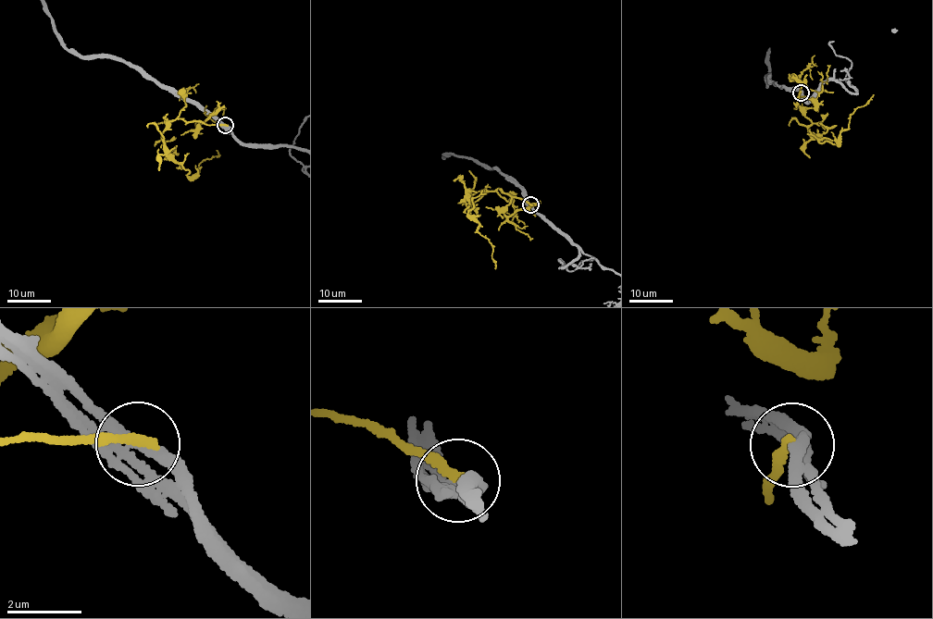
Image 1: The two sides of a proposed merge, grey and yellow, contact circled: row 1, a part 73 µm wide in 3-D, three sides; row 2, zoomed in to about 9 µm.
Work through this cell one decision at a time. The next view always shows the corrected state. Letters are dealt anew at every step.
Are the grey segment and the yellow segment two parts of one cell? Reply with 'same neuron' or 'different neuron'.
different neuron

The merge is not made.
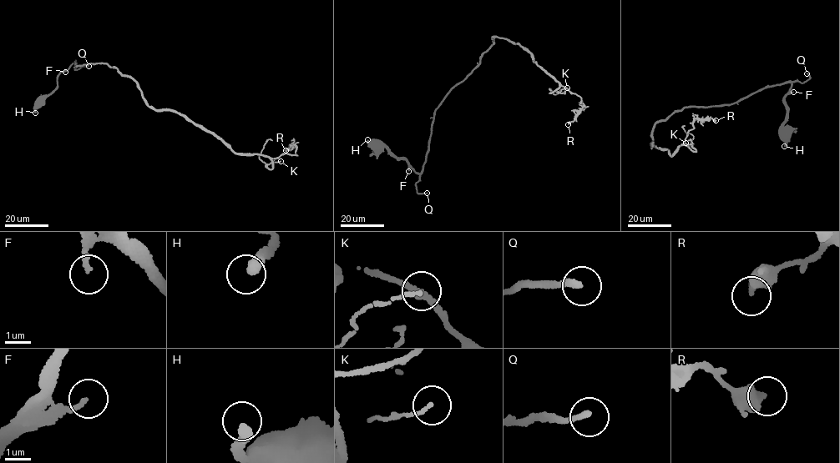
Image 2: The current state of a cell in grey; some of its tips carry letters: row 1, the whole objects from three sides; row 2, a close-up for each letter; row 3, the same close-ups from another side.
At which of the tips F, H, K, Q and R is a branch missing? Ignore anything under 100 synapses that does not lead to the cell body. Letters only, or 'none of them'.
Q

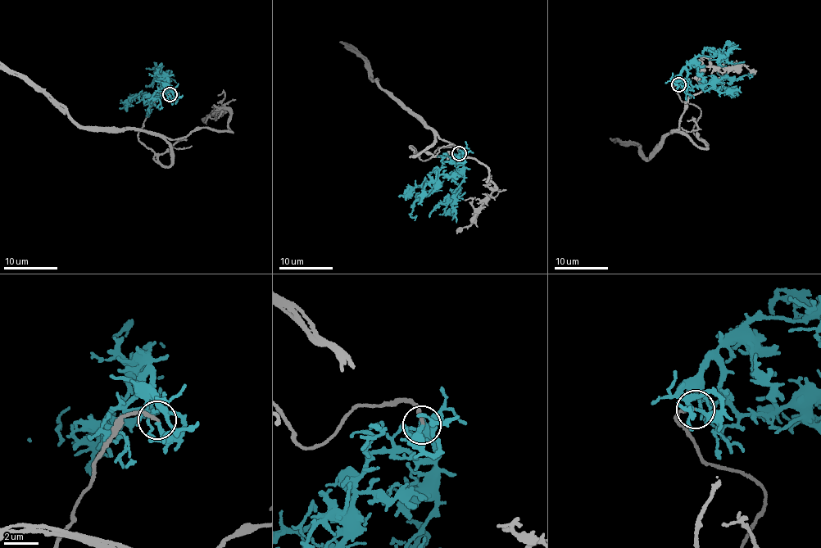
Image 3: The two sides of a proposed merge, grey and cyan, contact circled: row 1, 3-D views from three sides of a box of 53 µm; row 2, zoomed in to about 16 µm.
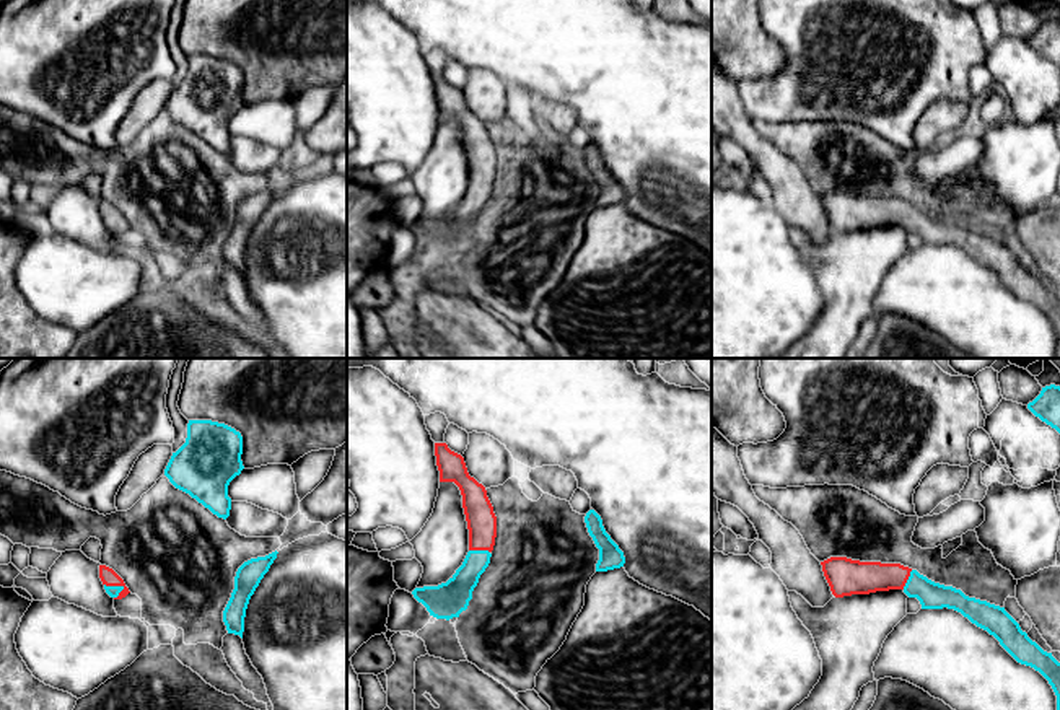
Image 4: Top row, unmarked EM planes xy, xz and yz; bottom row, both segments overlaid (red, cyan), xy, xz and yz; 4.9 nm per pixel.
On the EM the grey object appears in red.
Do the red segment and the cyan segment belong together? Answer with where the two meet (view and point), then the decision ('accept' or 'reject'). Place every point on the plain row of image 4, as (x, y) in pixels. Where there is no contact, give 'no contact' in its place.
meets red in xy at (114, 220); accept

